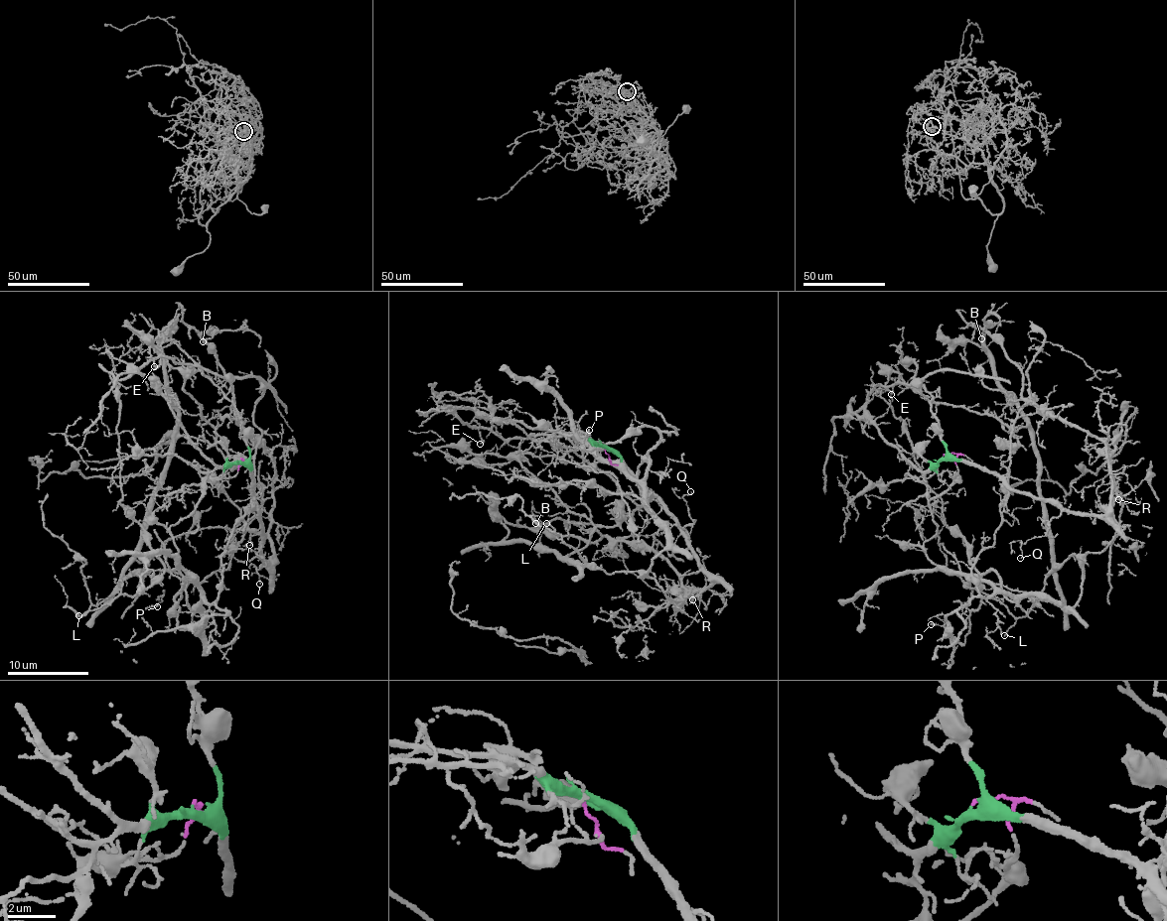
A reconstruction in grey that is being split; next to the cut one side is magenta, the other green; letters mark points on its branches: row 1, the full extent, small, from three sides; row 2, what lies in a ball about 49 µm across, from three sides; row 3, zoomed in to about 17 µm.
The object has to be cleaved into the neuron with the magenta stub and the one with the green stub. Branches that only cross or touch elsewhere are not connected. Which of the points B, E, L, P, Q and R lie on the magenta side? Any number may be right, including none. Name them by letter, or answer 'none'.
L, P

